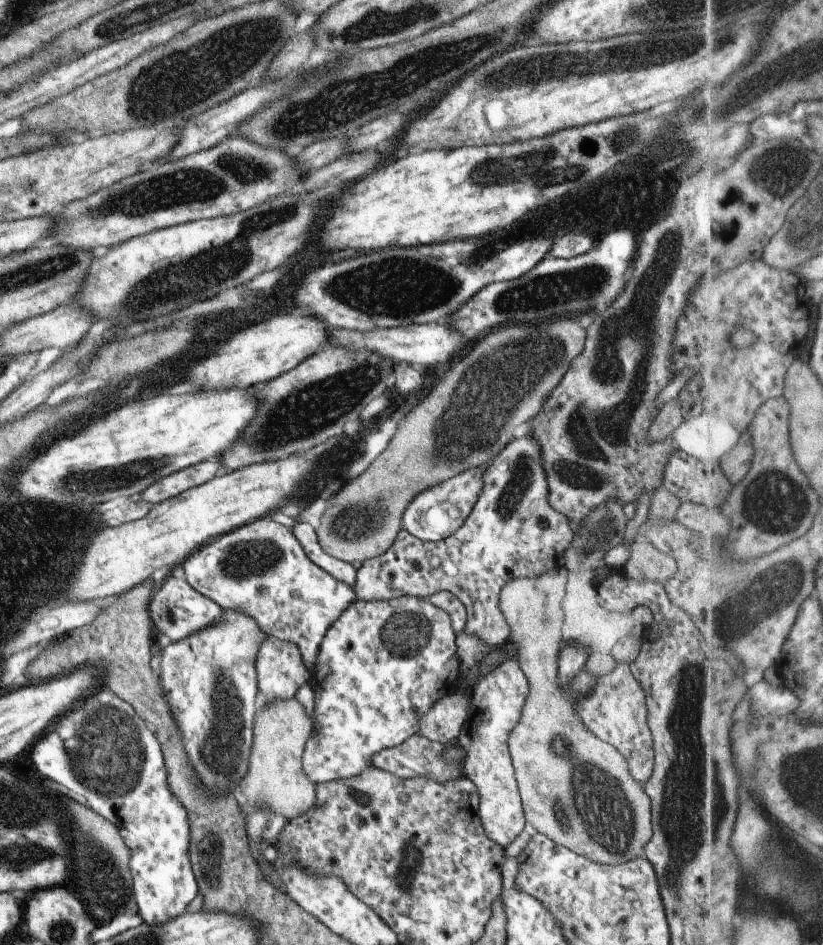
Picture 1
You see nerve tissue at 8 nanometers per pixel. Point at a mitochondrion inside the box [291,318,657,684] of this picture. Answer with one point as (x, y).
(488, 393)

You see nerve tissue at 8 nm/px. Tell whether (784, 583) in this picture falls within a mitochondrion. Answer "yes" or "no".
yes

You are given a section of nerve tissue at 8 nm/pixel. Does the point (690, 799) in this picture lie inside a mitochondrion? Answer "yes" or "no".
yes

